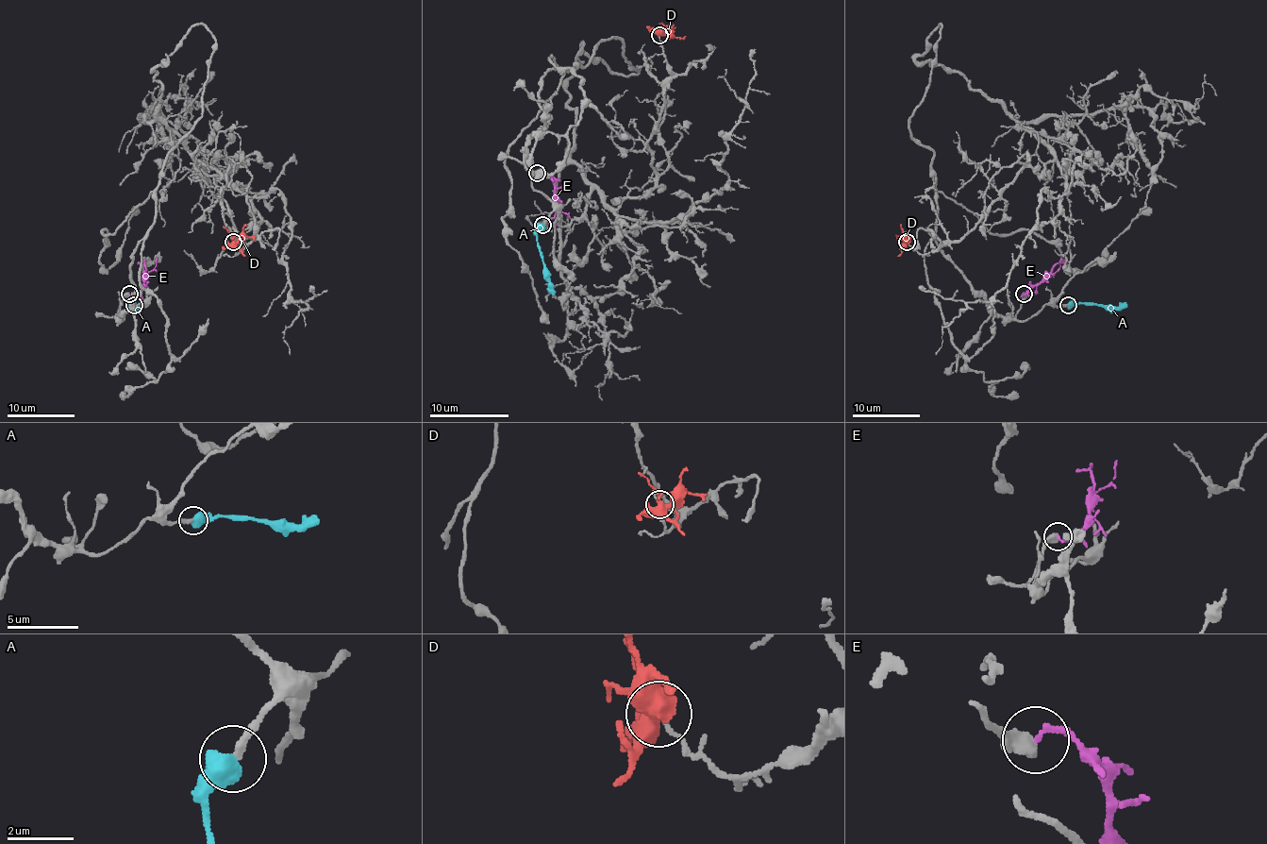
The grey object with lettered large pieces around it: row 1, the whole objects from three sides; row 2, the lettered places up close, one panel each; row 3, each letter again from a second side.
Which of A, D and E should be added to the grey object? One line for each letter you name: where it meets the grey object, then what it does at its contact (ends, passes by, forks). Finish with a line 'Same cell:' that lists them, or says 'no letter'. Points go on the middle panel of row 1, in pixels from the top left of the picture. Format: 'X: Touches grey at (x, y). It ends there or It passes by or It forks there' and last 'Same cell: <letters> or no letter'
A: Touches grey at (542, 225). It ends there
Same cell: A

